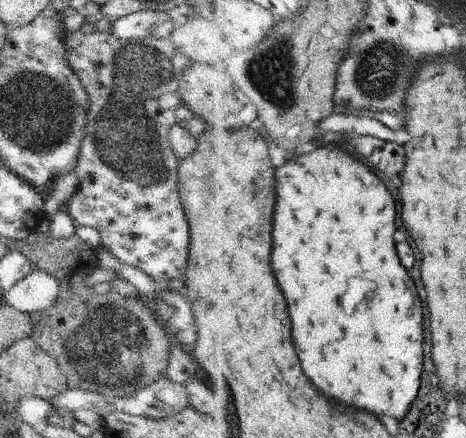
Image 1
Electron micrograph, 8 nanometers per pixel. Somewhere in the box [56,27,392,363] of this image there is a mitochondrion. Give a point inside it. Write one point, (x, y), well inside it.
(127, 142)

